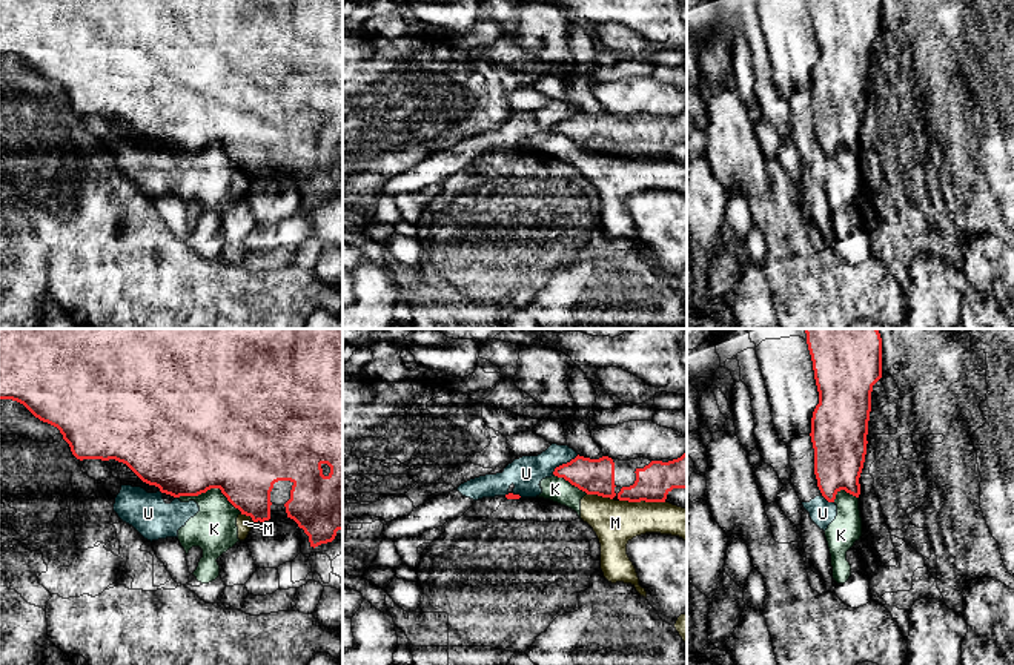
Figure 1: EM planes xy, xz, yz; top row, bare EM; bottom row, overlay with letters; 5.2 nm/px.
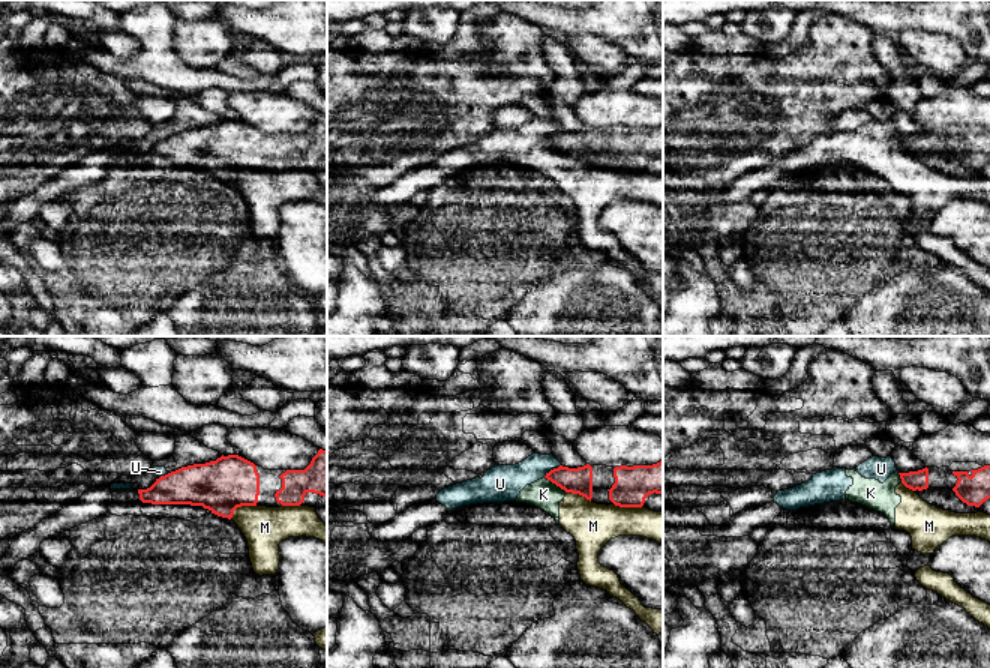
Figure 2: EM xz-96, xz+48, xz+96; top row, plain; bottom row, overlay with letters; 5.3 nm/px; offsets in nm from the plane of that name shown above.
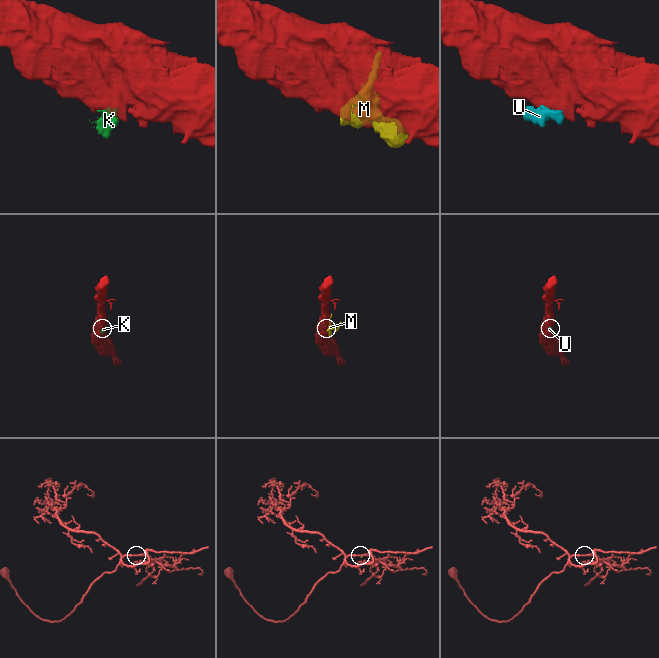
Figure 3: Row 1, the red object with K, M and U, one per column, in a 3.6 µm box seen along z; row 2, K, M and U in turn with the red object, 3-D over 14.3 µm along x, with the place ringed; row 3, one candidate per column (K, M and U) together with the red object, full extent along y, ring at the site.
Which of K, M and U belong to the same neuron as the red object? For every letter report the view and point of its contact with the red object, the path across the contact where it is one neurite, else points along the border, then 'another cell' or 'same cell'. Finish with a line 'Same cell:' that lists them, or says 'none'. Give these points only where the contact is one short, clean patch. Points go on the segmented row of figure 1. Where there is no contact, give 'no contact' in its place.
K: xy (211, 487) | along xy (178, 496), (197, 496), (211, 489), (218, 489), (241, 513) | another cell
M: xz (642, 499) | another cell
U: xz (564, 464) | along xz (578, 455), (560, 464), (552, 473) | another cell
Same cell: none

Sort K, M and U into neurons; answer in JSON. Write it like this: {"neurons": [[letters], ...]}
{"neurons": [["K", "M", "U"]]}

